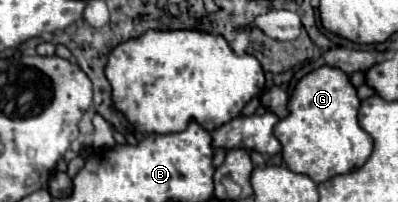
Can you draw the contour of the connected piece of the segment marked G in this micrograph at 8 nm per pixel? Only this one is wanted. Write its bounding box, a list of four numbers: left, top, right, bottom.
[274,65,374,183]

